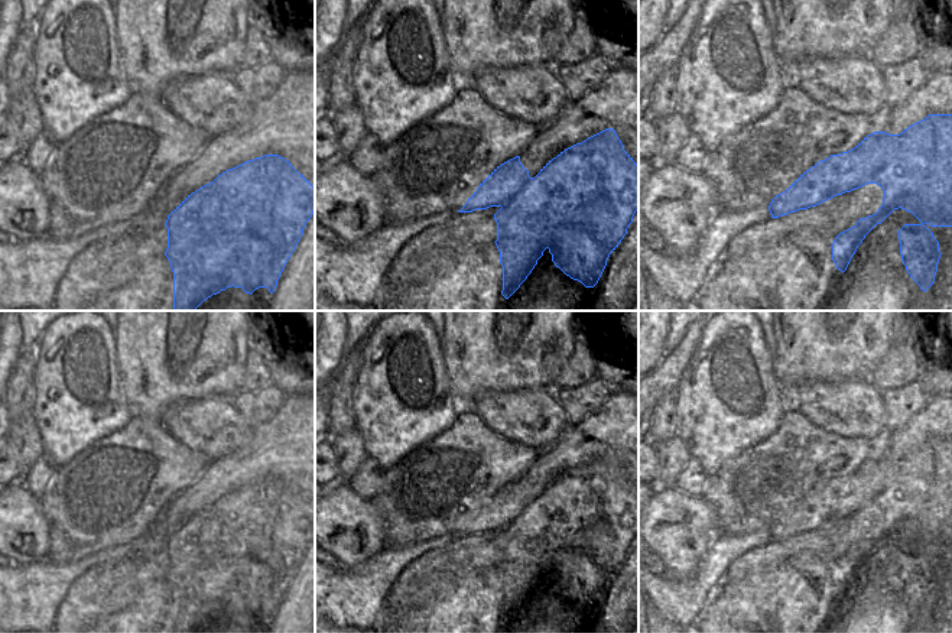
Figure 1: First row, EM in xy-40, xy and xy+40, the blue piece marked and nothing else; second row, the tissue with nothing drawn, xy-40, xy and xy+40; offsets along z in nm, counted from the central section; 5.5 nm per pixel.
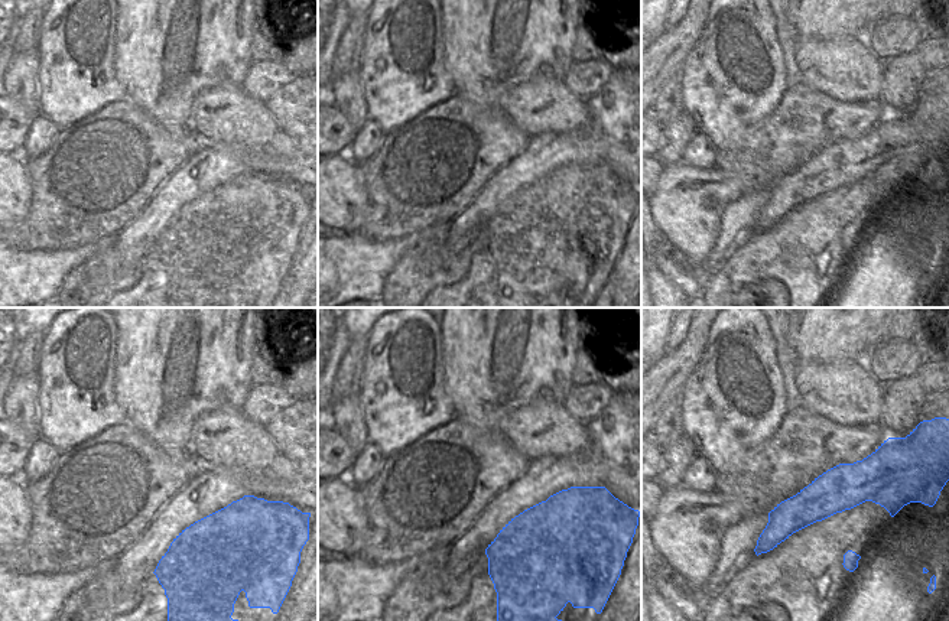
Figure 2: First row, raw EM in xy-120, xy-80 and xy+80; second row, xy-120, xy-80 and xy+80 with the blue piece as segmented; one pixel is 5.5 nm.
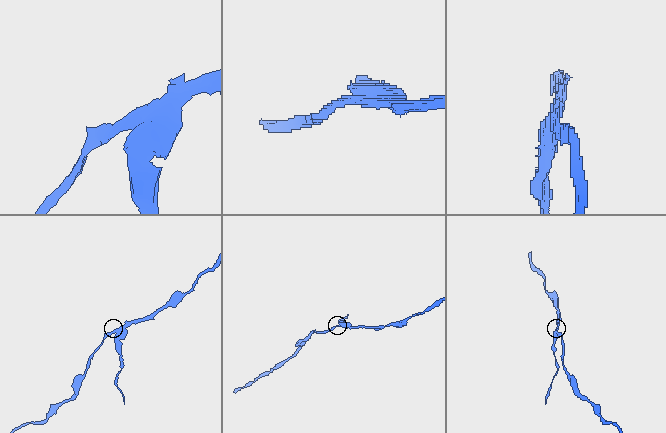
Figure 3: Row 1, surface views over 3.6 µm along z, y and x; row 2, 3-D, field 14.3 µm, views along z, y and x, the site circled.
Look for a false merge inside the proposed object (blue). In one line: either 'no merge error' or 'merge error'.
merge error

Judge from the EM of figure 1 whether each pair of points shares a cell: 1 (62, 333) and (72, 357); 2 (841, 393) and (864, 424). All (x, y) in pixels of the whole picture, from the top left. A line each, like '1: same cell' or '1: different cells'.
1: same cell
2: same cell

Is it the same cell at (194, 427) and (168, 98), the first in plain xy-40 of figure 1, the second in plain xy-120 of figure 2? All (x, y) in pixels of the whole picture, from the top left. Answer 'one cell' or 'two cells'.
two cells

